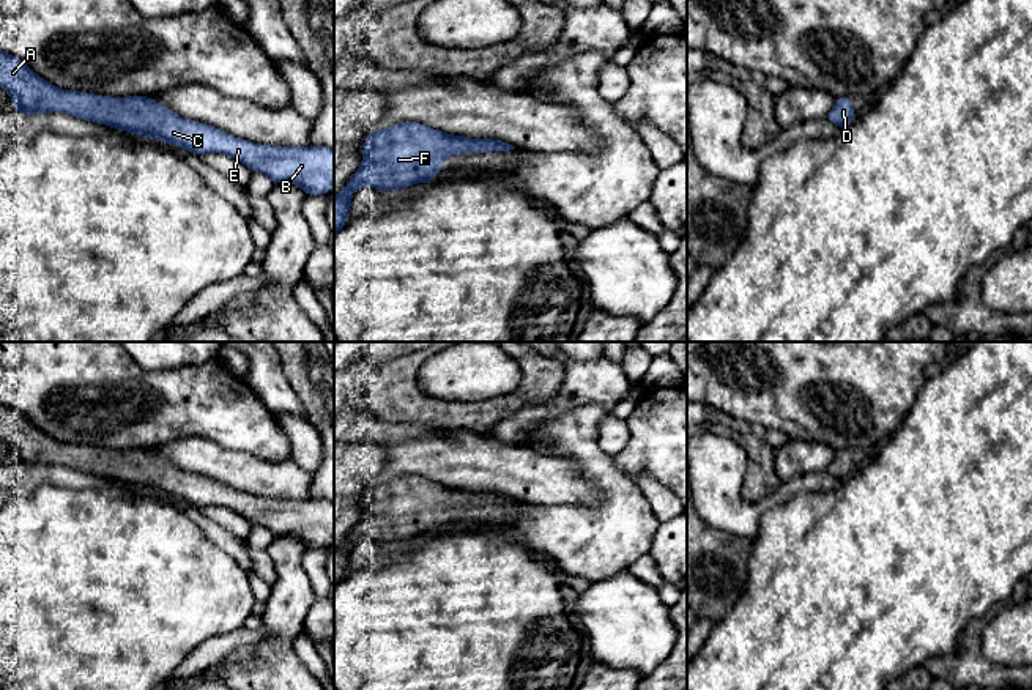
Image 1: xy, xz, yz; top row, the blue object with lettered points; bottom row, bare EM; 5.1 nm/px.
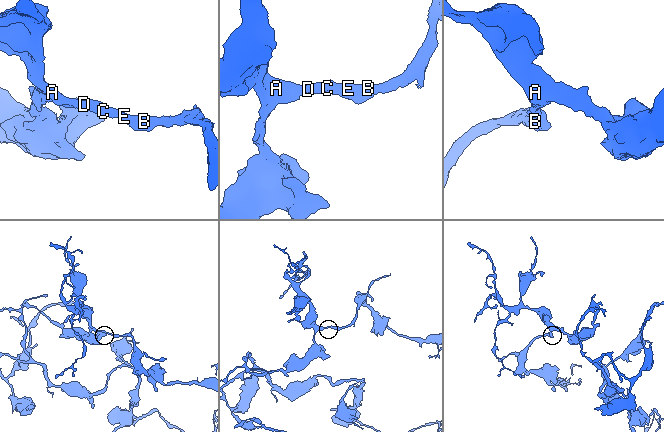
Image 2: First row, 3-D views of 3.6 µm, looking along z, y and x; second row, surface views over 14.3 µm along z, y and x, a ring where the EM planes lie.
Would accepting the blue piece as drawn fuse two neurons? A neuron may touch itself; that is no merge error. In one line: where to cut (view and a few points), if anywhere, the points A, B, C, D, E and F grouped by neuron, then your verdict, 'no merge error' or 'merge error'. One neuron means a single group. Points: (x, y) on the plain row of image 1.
no cut; A B C D E F; no merge error

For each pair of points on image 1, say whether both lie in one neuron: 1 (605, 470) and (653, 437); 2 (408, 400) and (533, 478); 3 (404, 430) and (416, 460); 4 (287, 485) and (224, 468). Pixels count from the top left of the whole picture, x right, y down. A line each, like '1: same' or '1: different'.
1: different
2: different
3: different
4: same

